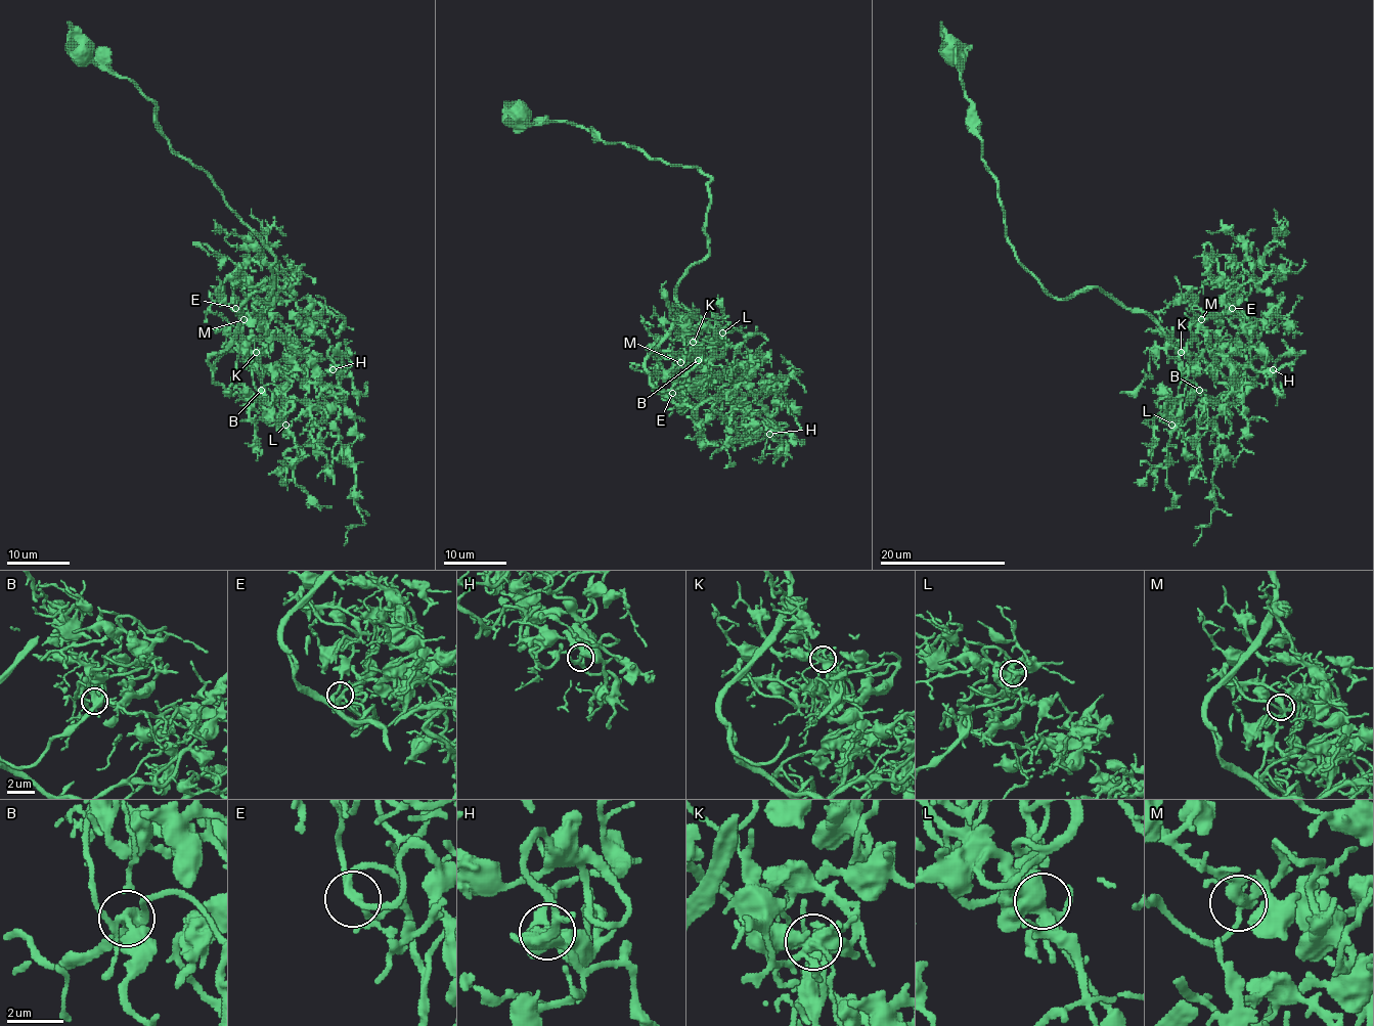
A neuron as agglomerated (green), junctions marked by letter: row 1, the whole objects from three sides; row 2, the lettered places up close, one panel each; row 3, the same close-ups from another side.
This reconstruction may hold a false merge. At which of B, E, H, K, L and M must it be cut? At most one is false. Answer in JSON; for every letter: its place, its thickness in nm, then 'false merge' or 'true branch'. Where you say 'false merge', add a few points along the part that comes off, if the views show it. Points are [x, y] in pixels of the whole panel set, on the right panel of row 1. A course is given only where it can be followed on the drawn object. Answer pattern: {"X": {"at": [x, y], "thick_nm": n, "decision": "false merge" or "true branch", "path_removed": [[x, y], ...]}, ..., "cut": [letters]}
{"B": {"at": [1199, 390], "thick_nm": 360, "decision": "true branch"}, "E": {"at": [1232, 308], "thick_nm": 220, "decision": "true branch"}, "H": {"at": [1273, 369], "thick_nm": 280, "decision": "true branch"}, "K": {"at": [1181, 352], "thick_nm": 460, "decision": "true branch"}, "L": {"at": [1171, 425], "thick_nm": 440, "decision": "true branch"}, "M": {"at": [1201, 319], "thick_nm": 320, "decision": "true branch"}, "cut": []}

